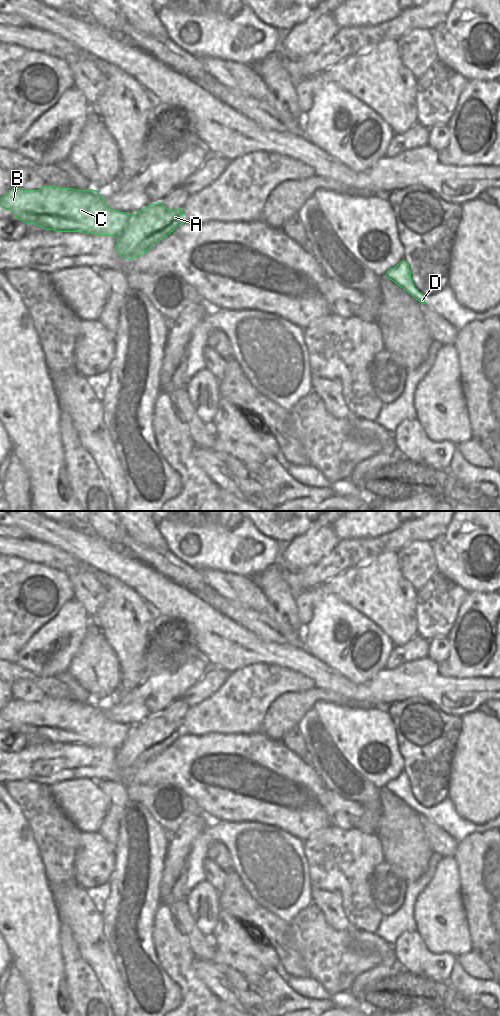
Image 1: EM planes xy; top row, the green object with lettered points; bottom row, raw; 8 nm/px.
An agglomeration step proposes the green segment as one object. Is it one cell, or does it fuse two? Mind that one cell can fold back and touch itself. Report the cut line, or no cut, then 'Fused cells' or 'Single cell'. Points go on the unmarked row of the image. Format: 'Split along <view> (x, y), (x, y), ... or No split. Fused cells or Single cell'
Split along xy (135, 726), (127, 740), (117, 750). Fused cells.

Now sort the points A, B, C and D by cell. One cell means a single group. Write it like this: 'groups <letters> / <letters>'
groups A / B C D

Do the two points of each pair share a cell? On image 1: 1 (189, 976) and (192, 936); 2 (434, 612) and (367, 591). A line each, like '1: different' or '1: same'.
1: different
2: different

